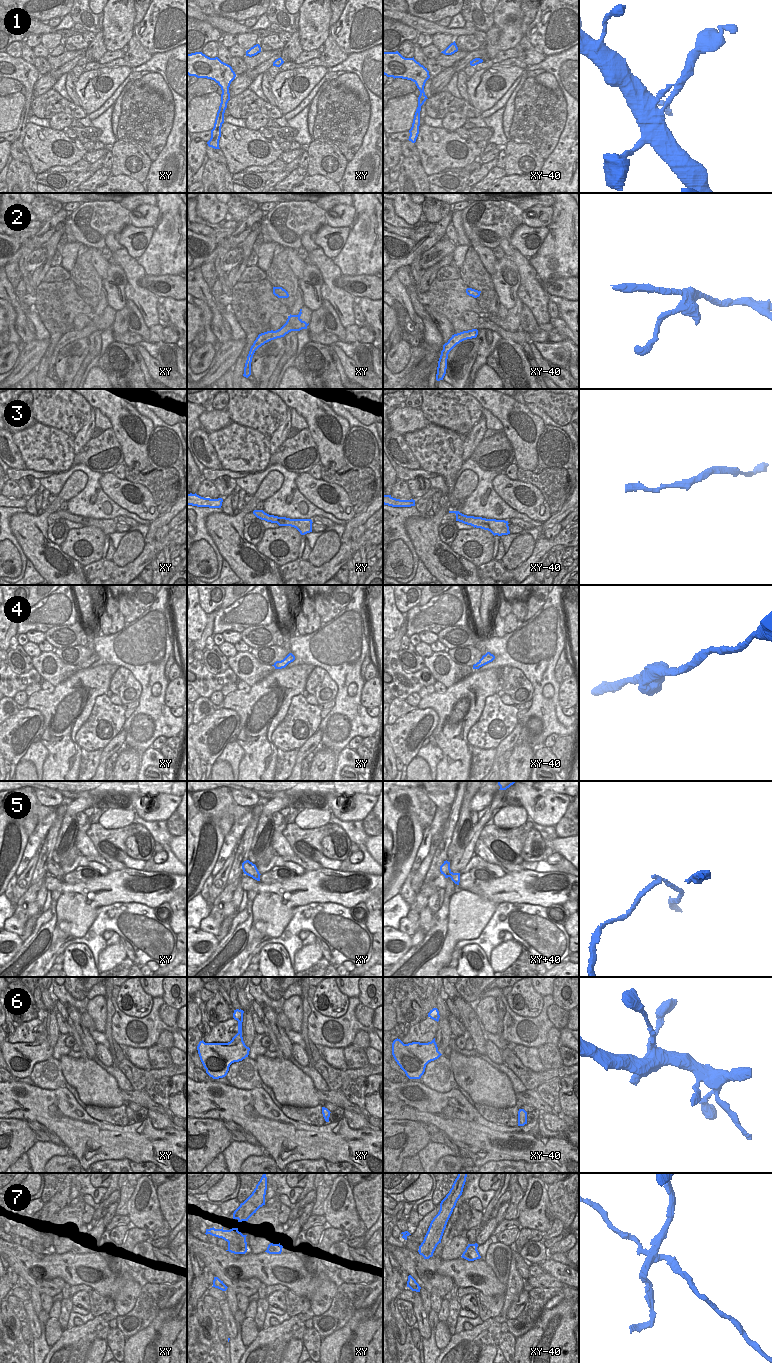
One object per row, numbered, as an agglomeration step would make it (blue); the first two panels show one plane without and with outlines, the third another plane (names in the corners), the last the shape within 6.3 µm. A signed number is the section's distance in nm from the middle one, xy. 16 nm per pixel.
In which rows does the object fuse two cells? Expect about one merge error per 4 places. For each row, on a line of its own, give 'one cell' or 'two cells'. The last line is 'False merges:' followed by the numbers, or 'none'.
1: two cells
2: two cells
3: one cell
4: one cell
5: two cells
6: one cell
7: two cells
False merges: 1, 2, 5, 7

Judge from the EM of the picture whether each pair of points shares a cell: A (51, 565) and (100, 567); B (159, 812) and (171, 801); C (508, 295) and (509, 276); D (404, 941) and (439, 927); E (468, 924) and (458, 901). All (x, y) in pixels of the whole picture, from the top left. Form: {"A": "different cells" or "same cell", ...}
{"A": "different cells", "B": "same cell", "C": "same cell", "D": "different cells", "E": "same cell"}

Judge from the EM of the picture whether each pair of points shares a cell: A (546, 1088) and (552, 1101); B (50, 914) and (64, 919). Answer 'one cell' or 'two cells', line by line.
A: one cell
B: two cells

